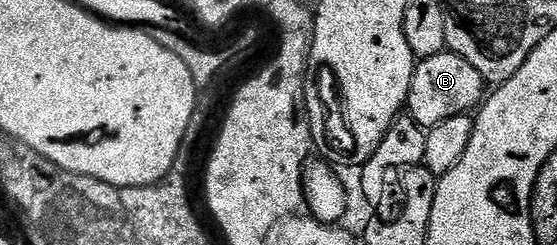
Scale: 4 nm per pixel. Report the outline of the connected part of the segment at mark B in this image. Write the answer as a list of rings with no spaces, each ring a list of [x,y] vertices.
[[[445,50],[417,63],[406,112],[421,128],[427,130],[438,122],[446,122],[446,118],[463,116],[479,109],[486,96],[484,88],[486,82],[482,74],[478,74],[478,70],[474,70],[466,58]]]

